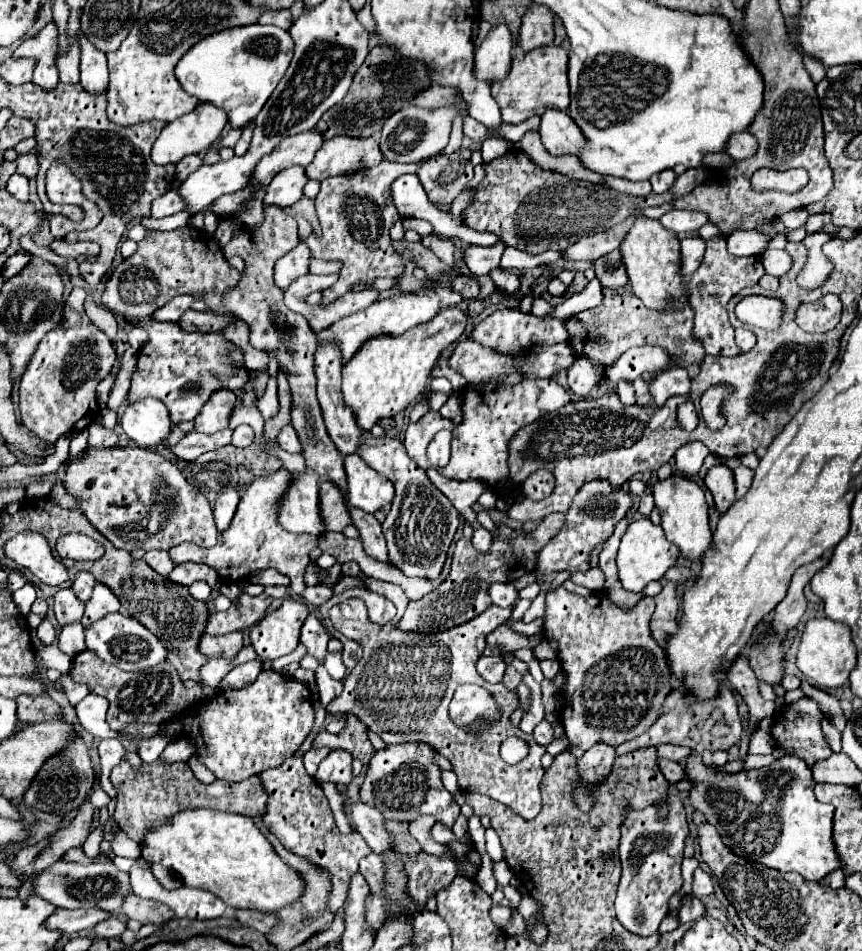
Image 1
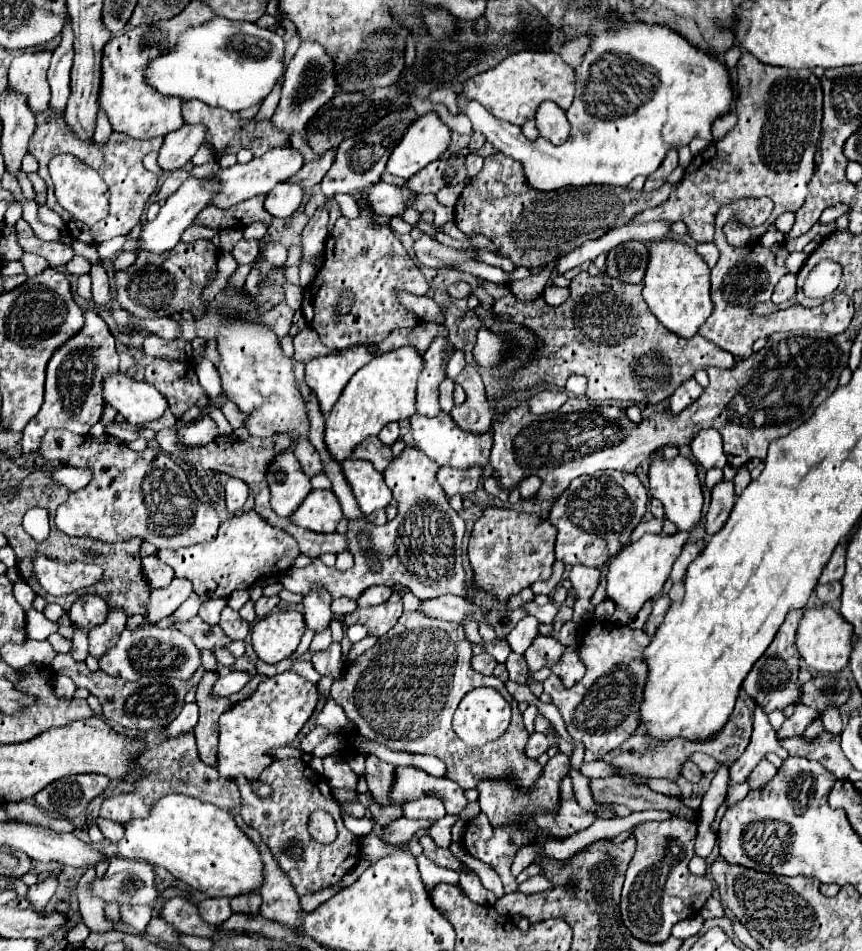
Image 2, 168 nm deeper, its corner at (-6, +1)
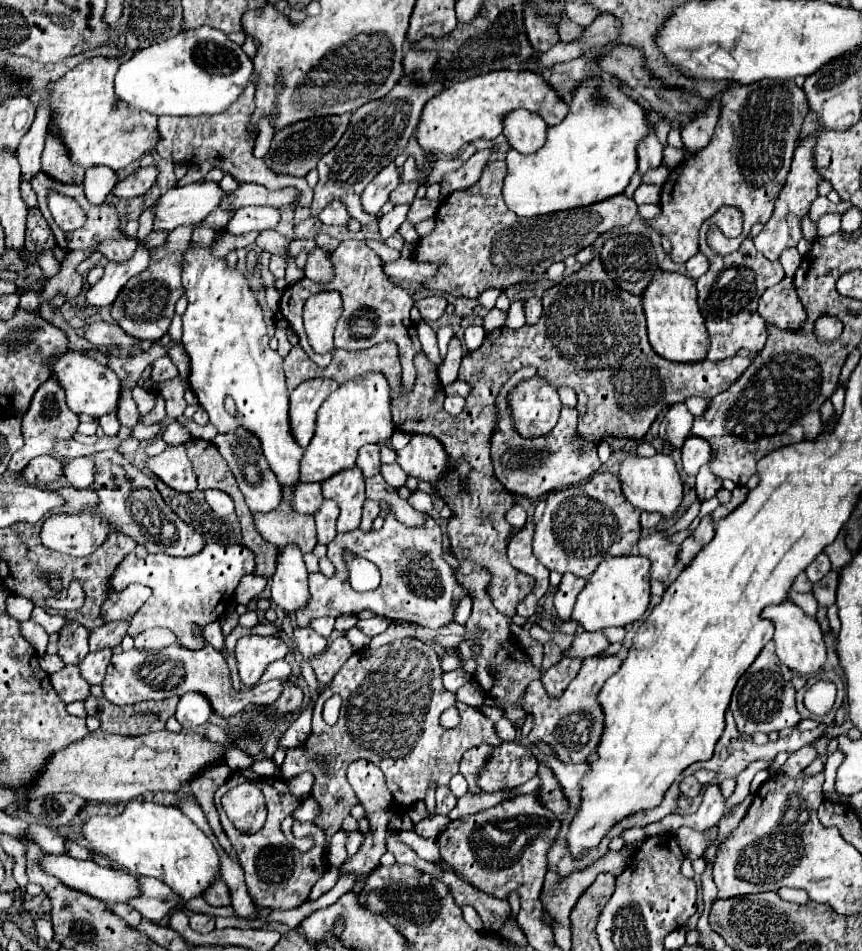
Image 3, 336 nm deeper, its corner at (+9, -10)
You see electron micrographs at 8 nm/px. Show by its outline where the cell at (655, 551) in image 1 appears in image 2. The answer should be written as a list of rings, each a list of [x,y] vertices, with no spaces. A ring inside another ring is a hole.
[[[680,531],[676,535],[646,533],[642,539],[626,545],[616,557],[610,559],[608,573],[606,573],[606,597],[610,601],[614,601],[614,605],[616,605],[618,621],[612,621],[614,625],[626,625],[630,621],[630,617],[636,615],[636,611],[640,611],[640,607],[646,601],[650,601],[662,593],[662,587],[670,575],[670,569],[672,569],[676,557],[680,555],[680,549],[686,543],[689,534],[689,531]]]

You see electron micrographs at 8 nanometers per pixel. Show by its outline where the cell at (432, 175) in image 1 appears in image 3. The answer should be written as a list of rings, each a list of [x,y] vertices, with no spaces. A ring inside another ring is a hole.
[[[407,182],[407,184],[399,184],[393,192],[391,192],[391,202],[393,204],[411,204],[417,196],[417,188],[419,182]]]

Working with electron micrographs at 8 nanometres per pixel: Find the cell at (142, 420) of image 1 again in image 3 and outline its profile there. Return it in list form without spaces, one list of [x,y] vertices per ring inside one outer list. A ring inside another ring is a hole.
[[[67,352],[67,354],[59,356],[57,364],[53,366],[53,374],[63,384],[65,392],[67,392],[67,404],[75,414],[89,414],[93,418],[99,418],[103,414],[117,412],[117,404],[121,400],[123,386],[109,366],[103,366],[79,352]]]

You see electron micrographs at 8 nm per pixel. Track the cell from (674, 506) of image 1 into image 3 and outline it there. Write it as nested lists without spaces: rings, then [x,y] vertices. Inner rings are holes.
[[[661,452],[653,458],[643,458],[643,456],[627,458],[619,470],[619,482],[621,482],[623,494],[635,508],[645,512],[659,512],[665,520],[673,518],[683,502],[683,484],[677,474],[675,460]]]

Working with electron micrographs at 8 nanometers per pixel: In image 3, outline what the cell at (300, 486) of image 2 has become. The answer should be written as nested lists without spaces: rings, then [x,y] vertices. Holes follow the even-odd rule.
[[[237,428],[235,432],[229,432],[229,434],[217,434],[213,438],[213,444],[219,446],[219,452],[229,462],[229,468],[233,470],[233,474],[237,478],[237,484],[239,484],[251,512],[265,514],[265,512],[271,512],[273,508],[277,508],[283,502],[285,490],[281,488],[277,476],[271,472],[263,452],[261,452],[259,440],[251,432],[247,432],[243,428]]]

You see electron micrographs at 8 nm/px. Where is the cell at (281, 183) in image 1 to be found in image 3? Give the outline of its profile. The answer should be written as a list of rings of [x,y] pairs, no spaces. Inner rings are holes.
[[[245,206],[235,212],[231,218],[227,232],[231,234],[245,234],[245,232],[261,232],[261,230],[273,230],[281,220],[279,208],[269,208],[269,206]]]

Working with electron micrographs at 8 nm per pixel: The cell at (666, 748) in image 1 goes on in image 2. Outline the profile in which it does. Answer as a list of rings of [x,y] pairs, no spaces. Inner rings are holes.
[[[694,753],[694,755],[692,755],[692,761],[694,761],[704,773],[716,771],[716,767],[718,767],[718,761],[716,761],[714,757],[710,757],[710,755],[704,755],[704,753]]]

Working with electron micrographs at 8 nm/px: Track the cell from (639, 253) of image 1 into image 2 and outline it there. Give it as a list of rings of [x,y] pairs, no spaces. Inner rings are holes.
[[[664,239],[658,243],[648,243],[648,247],[652,249],[652,257],[644,277],[642,297],[664,327],[668,327],[678,337],[692,339],[712,313],[710,269],[704,259],[684,243]]]

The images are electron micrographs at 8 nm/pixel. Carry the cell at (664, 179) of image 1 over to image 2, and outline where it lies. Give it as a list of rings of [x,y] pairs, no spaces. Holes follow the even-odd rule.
[[[672,149],[672,151],[668,151],[668,155],[664,157],[664,163],[660,165],[660,169],[656,169],[650,177],[652,177],[652,179],[662,179],[662,181],[666,181],[666,177],[668,177],[676,167],[678,167],[678,151]]]

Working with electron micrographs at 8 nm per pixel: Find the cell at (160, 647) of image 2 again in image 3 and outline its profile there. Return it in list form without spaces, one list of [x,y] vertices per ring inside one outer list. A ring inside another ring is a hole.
[[[193,626],[193,634],[201,636],[203,648],[189,652],[187,648],[181,648],[179,644],[161,648],[161,650],[123,650],[123,652],[115,652],[111,656],[105,680],[101,682],[101,690],[103,696],[113,702],[113,704],[135,704],[141,700],[163,700],[169,696],[183,696],[185,692],[197,690],[203,692],[209,700],[213,710],[223,716],[229,718],[237,712],[241,712],[247,704],[271,704],[277,700],[277,696],[283,690],[283,682],[281,680],[271,680],[267,684],[255,684],[249,690],[239,690],[235,692],[231,686],[231,676],[229,676],[229,668],[225,658],[205,640],[203,630]]]

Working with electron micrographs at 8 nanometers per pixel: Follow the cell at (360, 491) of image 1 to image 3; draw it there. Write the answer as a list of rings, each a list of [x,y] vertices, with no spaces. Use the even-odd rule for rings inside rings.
[[[357,466],[337,472],[329,480],[321,482],[323,496],[339,504],[341,514],[337,520],[337,532],[351,532],[359,528],[363,504],[365,504],[365,480]]]

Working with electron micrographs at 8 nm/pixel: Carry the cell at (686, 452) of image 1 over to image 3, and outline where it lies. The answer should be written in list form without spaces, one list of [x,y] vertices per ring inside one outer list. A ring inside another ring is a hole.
[[[689,436],[681,448],[681,458],[683,458],[683,470],[689,476],[697,476],[699,468],[705,466],[711,458],[711,446],[703,438]]]

